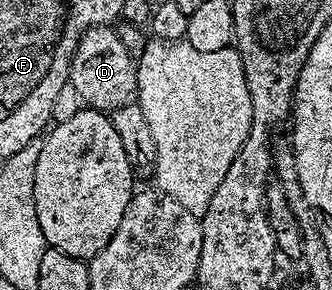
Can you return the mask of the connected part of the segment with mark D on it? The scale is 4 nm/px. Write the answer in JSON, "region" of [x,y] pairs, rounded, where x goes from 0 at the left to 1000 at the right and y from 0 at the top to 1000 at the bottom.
{"region":[[[274,90],[244,124],[232,166],[220,179],[214,210],[214,266],[208,272],[211,307],[226,307],[226,324],[241,338],[253,369],[277,379],[307,379],[331,386],[364,372],[380,352],[398,348],[410,334],[413,300],[407,290],[407,245],[413,238],[410,203],[395,200],[383,176],[383,159],[343,117],[334,90]]]}

